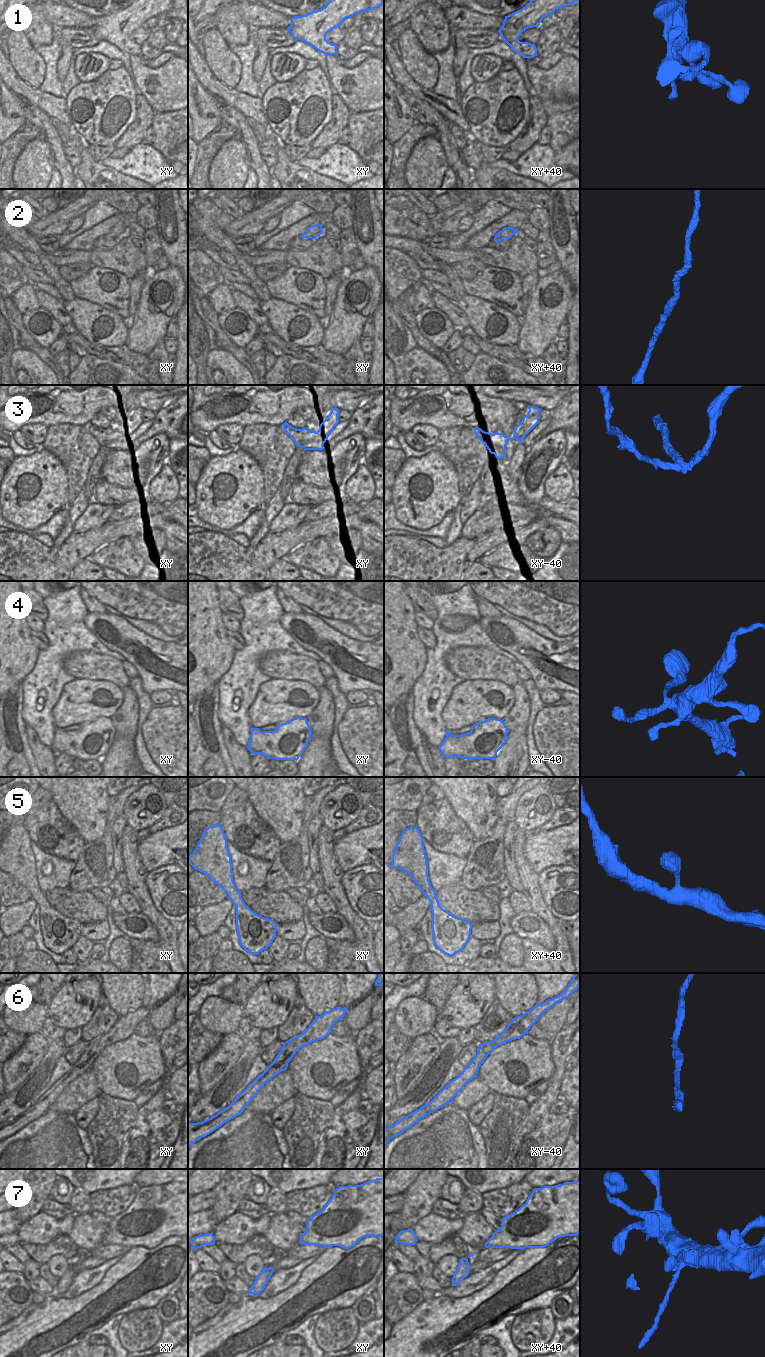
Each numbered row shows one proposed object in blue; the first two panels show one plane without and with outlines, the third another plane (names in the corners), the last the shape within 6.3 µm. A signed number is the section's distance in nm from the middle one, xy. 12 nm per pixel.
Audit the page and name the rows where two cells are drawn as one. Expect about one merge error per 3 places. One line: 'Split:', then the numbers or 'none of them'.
Split: 3, 7

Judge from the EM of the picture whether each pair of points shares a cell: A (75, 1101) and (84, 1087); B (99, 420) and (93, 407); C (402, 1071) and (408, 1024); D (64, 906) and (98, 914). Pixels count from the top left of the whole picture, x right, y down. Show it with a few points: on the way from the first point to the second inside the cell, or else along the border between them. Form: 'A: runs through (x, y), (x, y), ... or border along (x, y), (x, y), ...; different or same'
A: runs through (75, 1098), (81, 1090); same
B: border along (98, 413), (91, 419); different
C: border along (432, 1031), (420, 1034), (412, 1039); different
D: runs through (72, 906), (83, 906), (90, 909); same

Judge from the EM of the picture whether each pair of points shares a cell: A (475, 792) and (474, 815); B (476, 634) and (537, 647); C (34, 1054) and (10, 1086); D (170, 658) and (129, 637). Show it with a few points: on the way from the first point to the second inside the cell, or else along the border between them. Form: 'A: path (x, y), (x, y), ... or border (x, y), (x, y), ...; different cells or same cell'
A: path (475, 798), (475, 809); same cell
B: border (480, 617), (479, 624), (487, 636), (507, 651); different cells
C: path (25, 1059), (19, 1063), (13, 1077); same cell
D: path (160, 657), (139, 641); same cell

